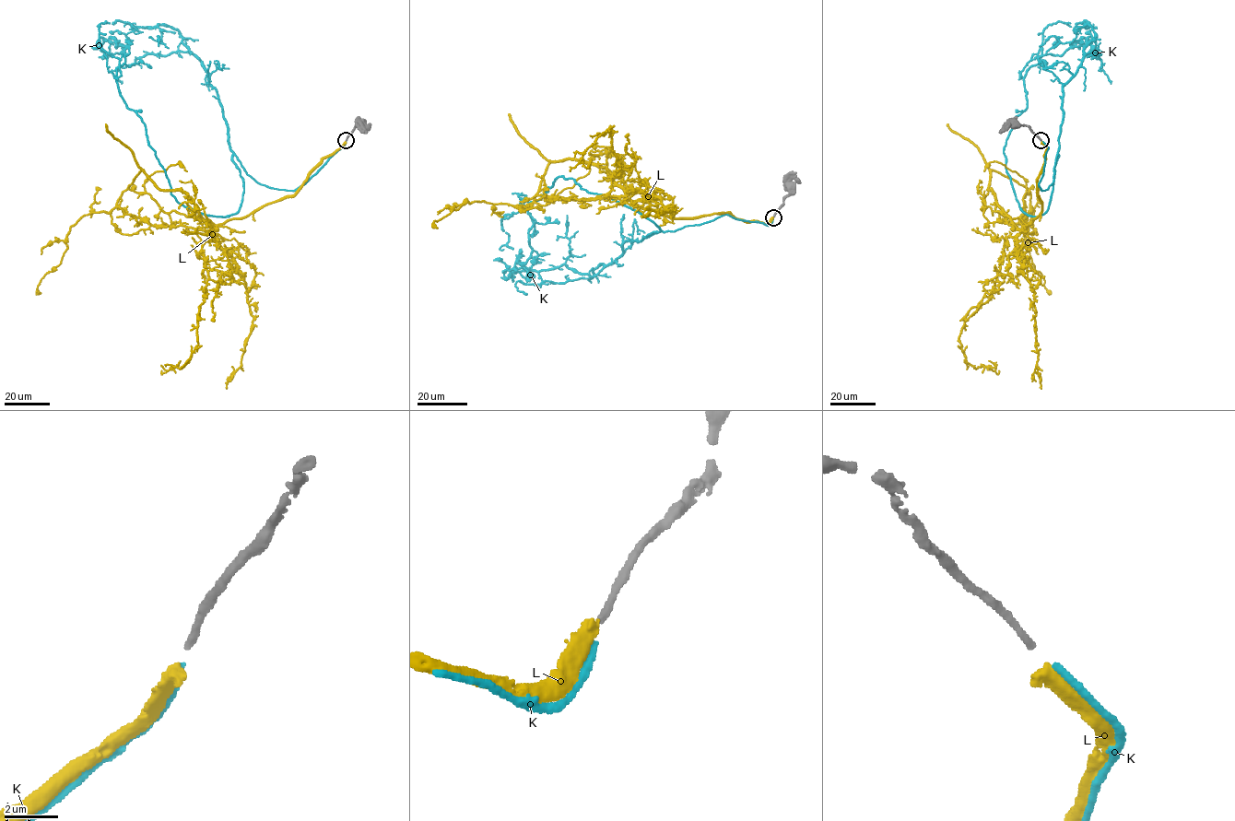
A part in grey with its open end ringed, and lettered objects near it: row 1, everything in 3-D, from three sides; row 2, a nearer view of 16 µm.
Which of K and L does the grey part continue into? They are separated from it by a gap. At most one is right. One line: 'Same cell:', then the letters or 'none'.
Same cell: K

